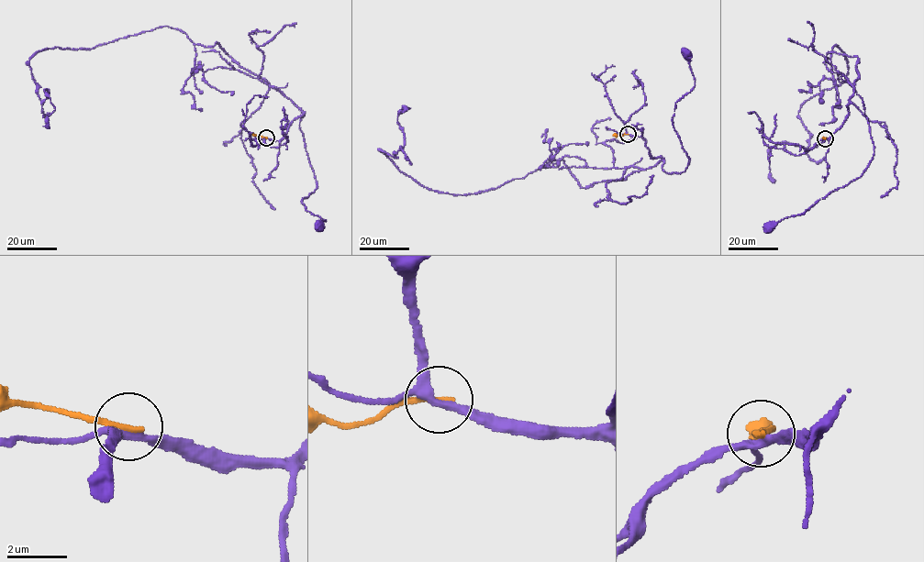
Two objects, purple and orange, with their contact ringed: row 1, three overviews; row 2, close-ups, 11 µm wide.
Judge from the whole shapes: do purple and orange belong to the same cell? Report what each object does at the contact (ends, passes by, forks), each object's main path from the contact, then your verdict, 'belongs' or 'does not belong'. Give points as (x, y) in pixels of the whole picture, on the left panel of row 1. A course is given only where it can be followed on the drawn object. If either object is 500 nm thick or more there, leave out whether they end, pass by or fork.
purple forks there; orange ends there; purple runs (266, 137), (282, 139), (303, 115), (299, 128), (317, 184), (302, 201), (325, 220), (318, 224); orange runs (266, 137), (252, 134); does not belong

